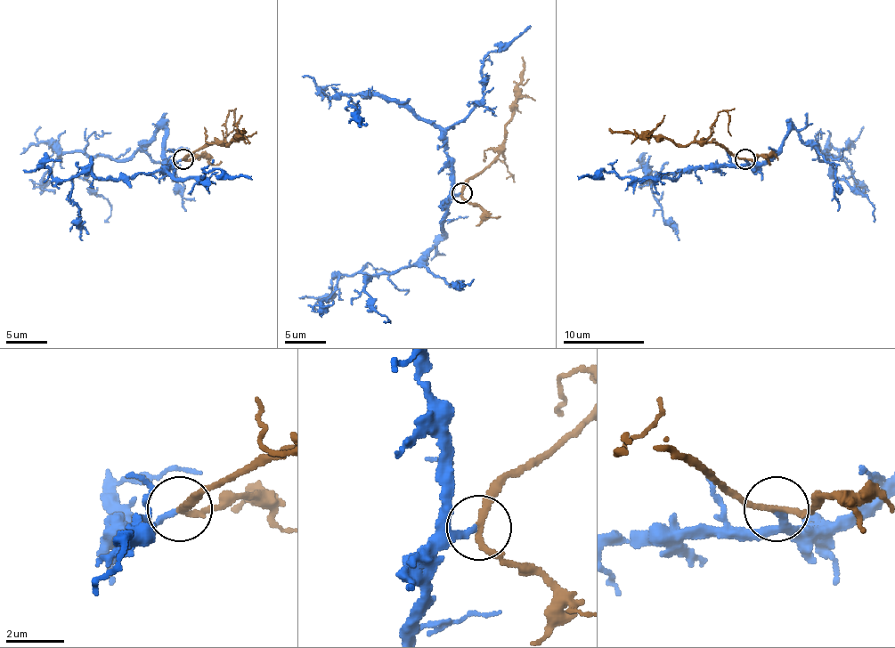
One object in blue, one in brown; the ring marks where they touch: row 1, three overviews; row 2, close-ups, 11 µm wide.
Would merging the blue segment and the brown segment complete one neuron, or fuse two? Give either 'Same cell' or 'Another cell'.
Same cell

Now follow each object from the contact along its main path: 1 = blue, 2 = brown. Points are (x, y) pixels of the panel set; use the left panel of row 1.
1: (182, 159), (169, 164), (165, 131), (158, 129), (125, 159), (63, 153), (45, 175), (45, 188), (55, 194)
2: (183, 159), (191, 151), (209, 143), (226, 145), (242, 133), (242, 129)

